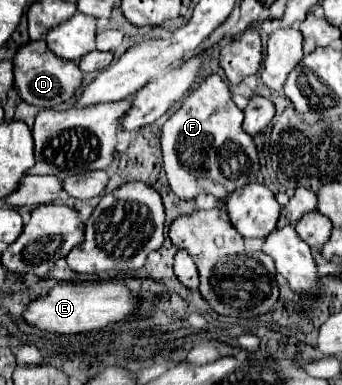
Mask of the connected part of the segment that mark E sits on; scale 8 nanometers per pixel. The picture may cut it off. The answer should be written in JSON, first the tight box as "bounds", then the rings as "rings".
{"bounds":[24,283,136,333],"rings":[[[80,283],[80,285],[56,285],[46,297],[36,299],[24,311],[24,319],[42,331],[50,333],[90,333],[100,331],[110,323],[122,321],[134,311],[136,293],[130,293],[120,283]]]}

